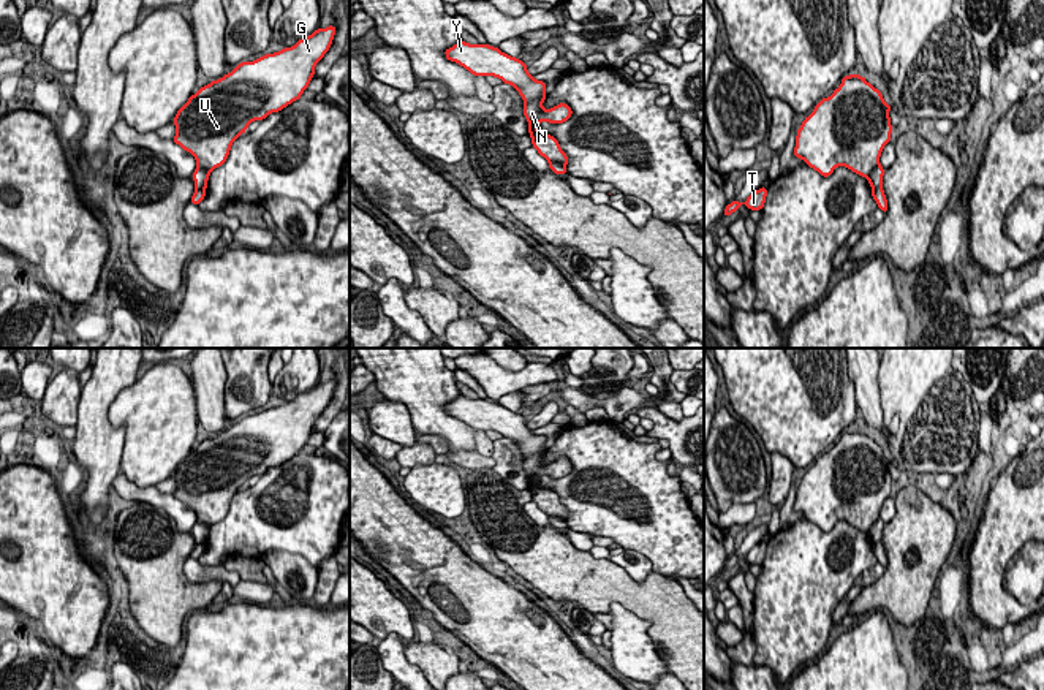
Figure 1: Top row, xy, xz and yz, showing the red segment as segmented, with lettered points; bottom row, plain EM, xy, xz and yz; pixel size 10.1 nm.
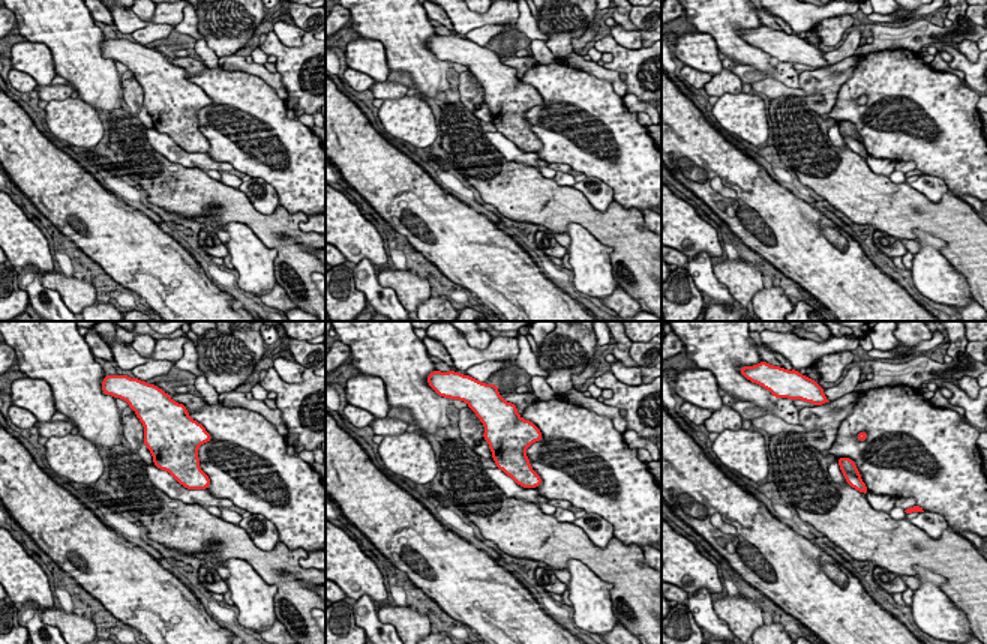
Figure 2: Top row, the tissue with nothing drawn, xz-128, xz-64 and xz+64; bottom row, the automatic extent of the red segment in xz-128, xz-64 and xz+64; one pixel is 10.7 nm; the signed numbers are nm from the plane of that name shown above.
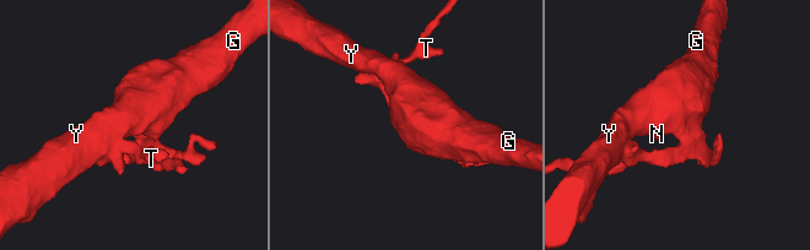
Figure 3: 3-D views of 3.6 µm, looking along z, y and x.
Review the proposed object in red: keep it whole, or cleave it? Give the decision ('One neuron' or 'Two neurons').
Two neurons

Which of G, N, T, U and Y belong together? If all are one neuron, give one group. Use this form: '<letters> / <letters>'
G N U Y / T

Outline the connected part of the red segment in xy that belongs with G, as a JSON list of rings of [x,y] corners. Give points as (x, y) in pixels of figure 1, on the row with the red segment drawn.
[[[335,25],[316,28],[294,46],[266,54],[253,62],[245,60],[218,81],[201,87],[177,111],[172,120],[177,133],[172,141],[196,158],[196,168],[210,172],[221,166],[233,142],[247,131],[252,122],[264,120],[269,114],[278,112],[301,98],[315,76],[316,63],[329,51],[334,35]]]

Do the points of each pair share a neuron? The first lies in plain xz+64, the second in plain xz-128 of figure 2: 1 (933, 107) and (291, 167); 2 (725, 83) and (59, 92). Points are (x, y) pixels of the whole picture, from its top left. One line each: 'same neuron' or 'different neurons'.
1: same neuron
2: same neuron

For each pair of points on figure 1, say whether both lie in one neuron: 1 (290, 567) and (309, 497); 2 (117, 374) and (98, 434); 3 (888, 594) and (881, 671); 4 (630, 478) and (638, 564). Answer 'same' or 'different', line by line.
1: different
2: same
3: different
4: different

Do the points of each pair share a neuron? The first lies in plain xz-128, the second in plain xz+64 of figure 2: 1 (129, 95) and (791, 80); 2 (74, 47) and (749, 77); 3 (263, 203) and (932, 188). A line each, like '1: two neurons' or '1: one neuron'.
1: two neurons
2: two neurons
3: one neuron

